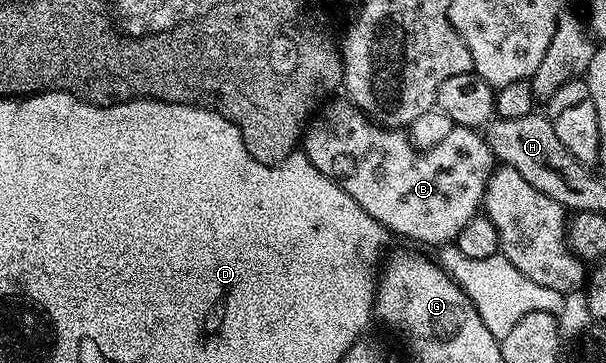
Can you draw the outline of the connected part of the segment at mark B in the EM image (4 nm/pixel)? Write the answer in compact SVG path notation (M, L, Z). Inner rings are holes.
M332 98L311 117L302 137L302 152L322 174L326 174L389 233L417 240L420 244L444 246L481 211L488 177L494 171L494 157L487 139L479 131L454 126L450 134L433 148L418 150L409 133L385 128L365 116L351 100Z

